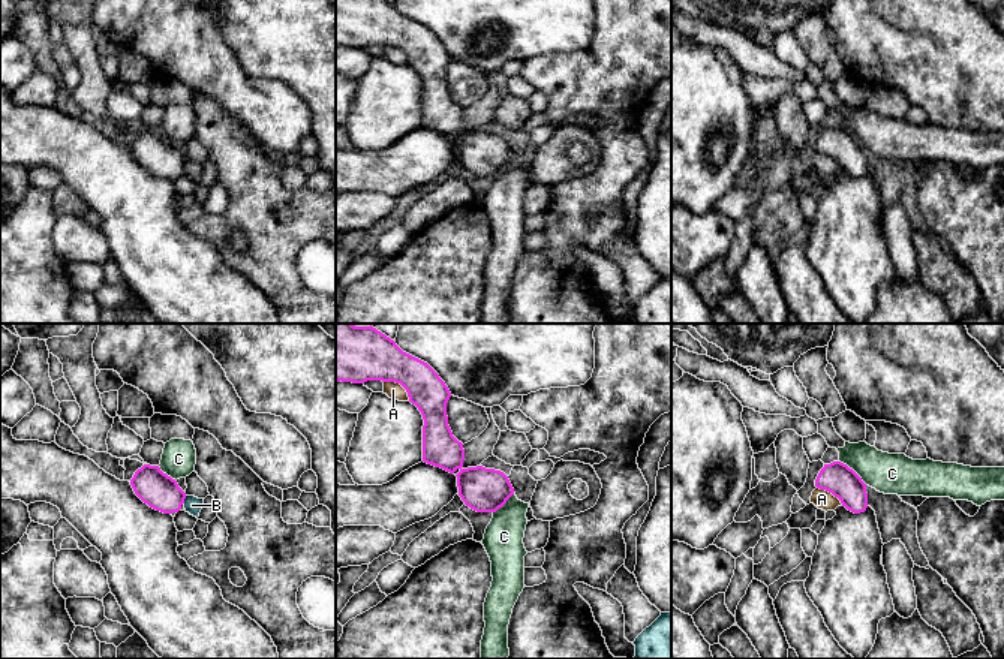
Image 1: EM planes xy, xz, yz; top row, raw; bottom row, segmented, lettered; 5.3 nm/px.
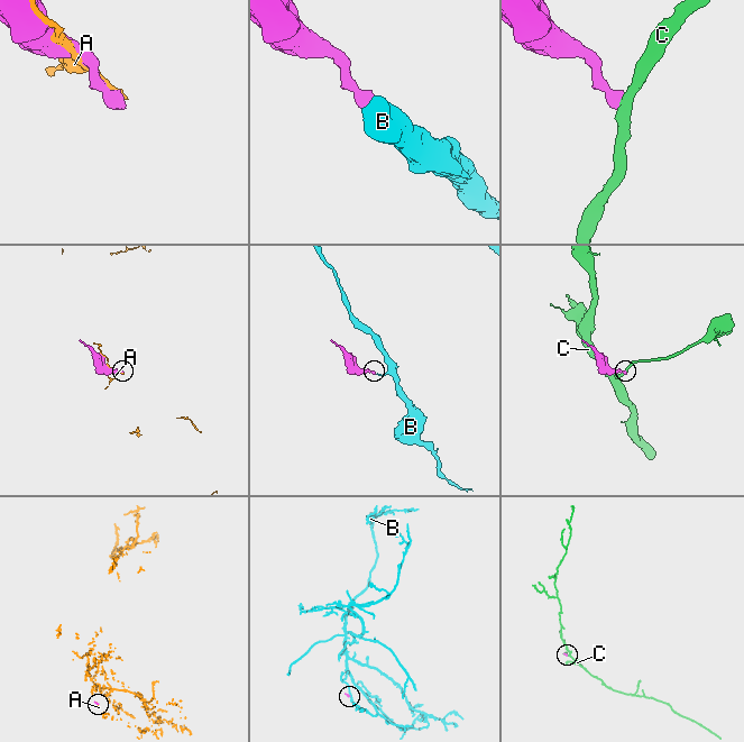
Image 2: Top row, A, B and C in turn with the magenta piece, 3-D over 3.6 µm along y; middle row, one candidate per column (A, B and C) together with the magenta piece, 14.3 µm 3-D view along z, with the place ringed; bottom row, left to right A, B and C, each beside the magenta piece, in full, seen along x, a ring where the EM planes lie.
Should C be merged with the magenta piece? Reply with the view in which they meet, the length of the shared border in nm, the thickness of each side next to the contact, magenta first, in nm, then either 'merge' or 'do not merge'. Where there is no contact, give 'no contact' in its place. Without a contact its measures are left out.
meets magenta in yz; contact 200 nm long; 170 nm thick on the magenta side, 220 nm on the other; do not merge

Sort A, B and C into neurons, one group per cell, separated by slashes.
A B / C

